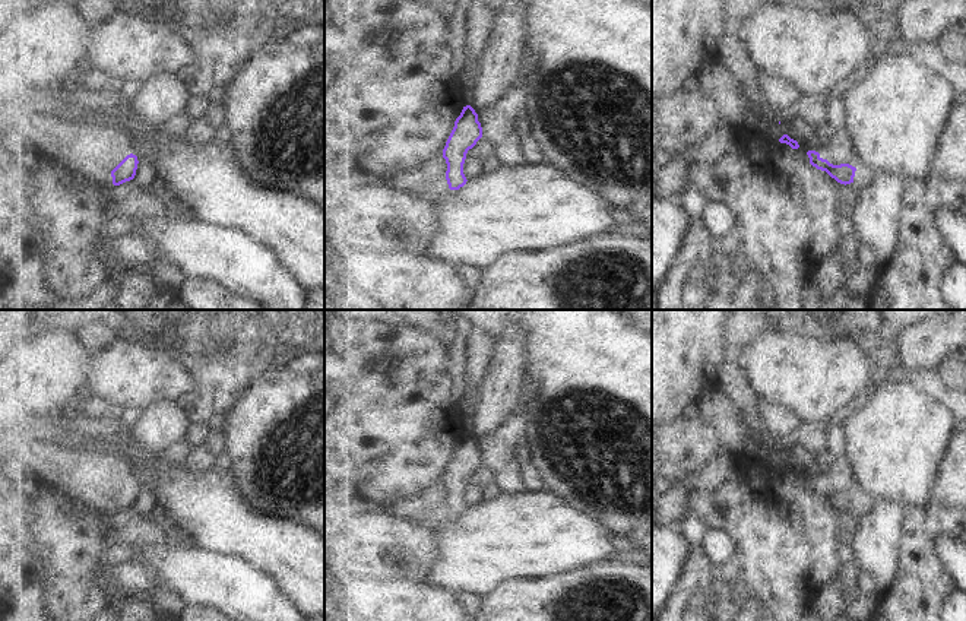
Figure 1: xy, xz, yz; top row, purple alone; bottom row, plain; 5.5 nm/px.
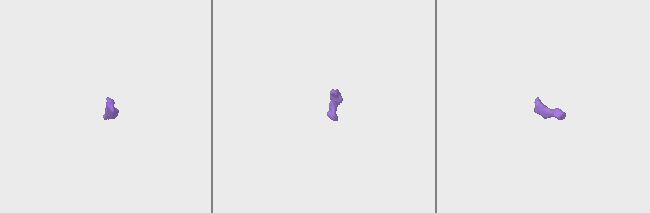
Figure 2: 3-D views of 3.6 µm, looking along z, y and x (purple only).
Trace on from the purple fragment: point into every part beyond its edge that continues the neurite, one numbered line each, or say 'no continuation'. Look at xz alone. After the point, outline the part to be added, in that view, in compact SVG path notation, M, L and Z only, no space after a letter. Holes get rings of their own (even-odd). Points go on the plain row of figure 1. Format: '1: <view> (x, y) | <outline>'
1: xz (427, 509) | M443 484L409 497L389 507L389 511L418 526L437 530L449 520L446 507L447 491Z

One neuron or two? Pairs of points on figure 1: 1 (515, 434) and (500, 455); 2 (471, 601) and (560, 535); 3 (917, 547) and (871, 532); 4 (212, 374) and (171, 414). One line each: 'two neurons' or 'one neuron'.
1: one neuron
2: two neurons
3: two neurons
4: two neurons

